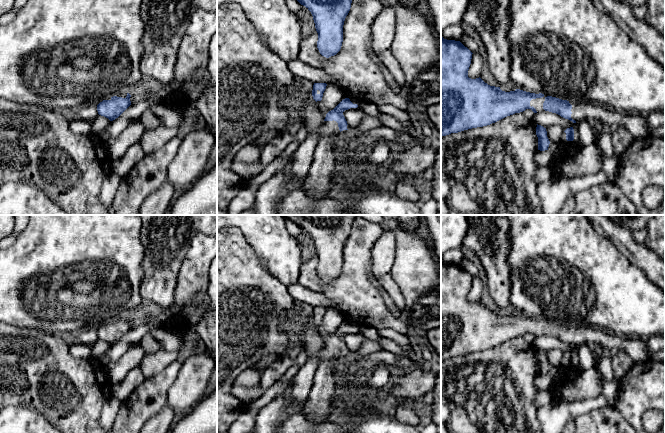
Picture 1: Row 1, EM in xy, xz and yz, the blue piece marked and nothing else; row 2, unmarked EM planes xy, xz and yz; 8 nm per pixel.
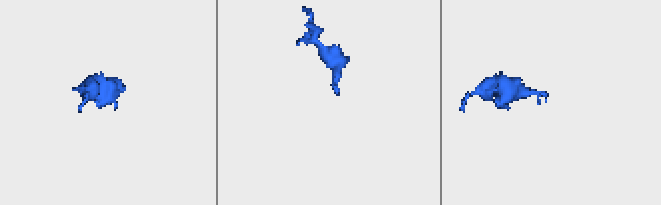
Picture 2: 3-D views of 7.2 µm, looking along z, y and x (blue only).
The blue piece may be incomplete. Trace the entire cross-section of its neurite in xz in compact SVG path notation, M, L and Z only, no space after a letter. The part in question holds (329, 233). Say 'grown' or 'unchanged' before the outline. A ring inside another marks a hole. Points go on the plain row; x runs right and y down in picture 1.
unchanged; M282 215L285 220L295 222L312 238L315 252L318 257L317 272L326 282L336 279L343 266L343 249L348 239L352 224L357 215Z

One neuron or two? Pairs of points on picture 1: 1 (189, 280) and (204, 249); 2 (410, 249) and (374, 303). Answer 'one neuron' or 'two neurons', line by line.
1: one neuron
2: two neurons

